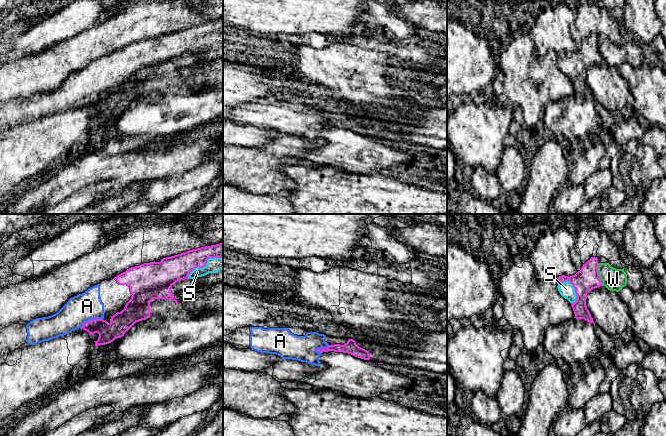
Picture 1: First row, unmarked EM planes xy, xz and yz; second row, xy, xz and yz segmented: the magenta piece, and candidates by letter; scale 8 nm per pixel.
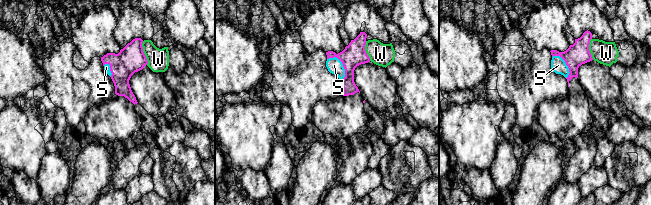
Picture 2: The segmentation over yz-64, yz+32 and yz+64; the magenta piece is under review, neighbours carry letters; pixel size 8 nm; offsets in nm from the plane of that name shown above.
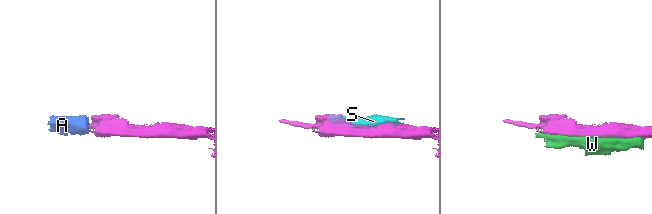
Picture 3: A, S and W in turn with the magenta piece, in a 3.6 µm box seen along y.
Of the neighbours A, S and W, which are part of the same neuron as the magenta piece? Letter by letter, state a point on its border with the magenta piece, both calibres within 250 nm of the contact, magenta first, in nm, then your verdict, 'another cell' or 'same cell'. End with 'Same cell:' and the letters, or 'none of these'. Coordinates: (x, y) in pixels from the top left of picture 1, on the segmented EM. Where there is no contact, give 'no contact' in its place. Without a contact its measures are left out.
A: meets magenta in xy at (90, 320); 170 nm thick on the magenta side, 220 nm on the other; same cell
S: meets magenta in xy at (205, 265); 200 nm thick on the magenta side, 120 nm on the other; same cell
W: meets magenta in yz at (598, 274); 190 nm thick on the magenta side, 180 nm on the other; another cell
Same cell: A, S

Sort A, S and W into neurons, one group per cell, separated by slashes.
A S / W

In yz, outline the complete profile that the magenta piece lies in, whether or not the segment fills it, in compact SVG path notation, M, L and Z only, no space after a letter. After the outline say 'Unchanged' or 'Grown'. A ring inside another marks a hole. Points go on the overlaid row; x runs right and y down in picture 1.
M591 257L581 270L572 276L557 277L559 284L558 291L562 297L567 299L573 308L576 319L584 319L588 323L595 323L587 309L587 293L595 288L603 286L598 272L598 258Z. Grown

